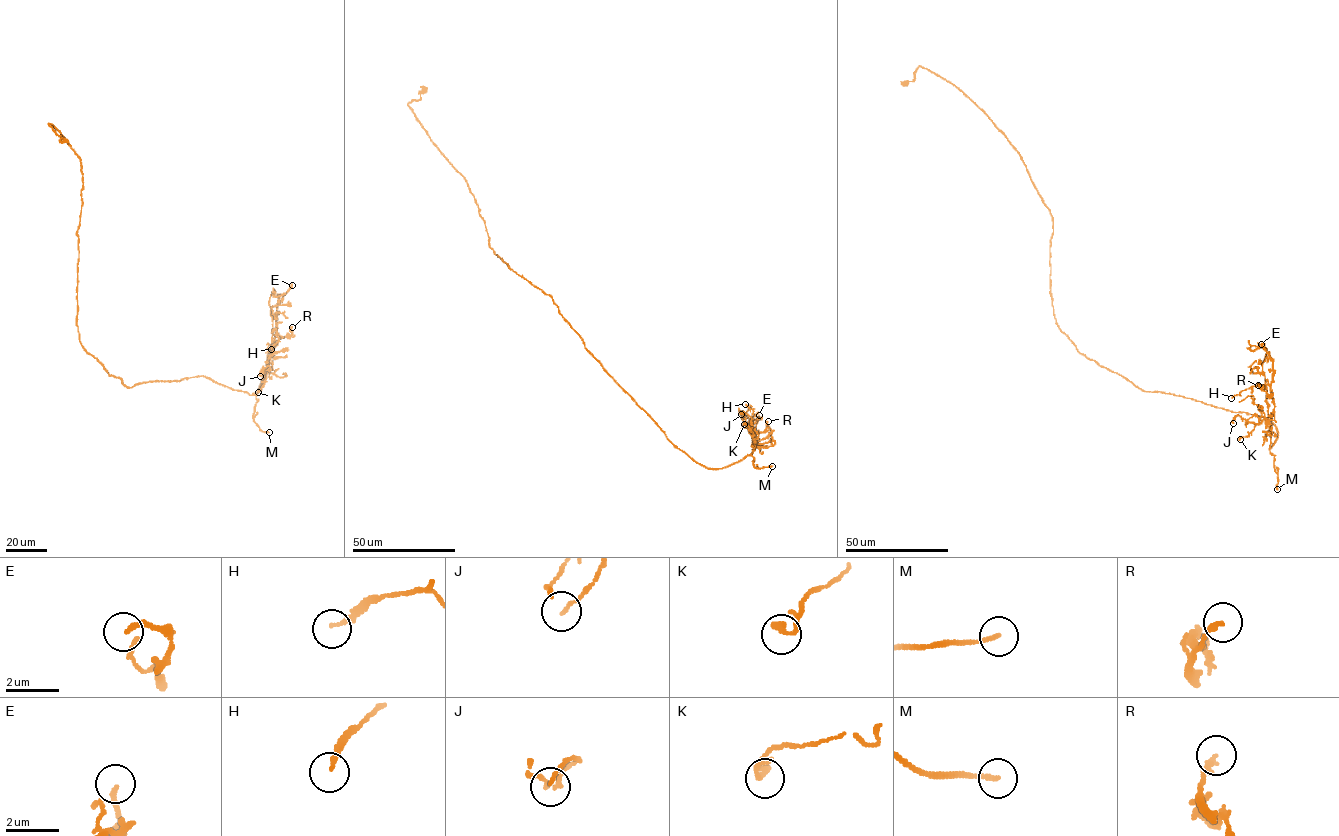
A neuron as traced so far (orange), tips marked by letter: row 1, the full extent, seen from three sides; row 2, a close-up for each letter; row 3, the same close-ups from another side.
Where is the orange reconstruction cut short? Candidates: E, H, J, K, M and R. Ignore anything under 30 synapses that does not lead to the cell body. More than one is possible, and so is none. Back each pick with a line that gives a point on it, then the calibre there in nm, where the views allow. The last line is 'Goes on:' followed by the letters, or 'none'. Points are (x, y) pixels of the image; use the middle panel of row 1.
M: (772, 466) | 160 nm
Goes on: M

